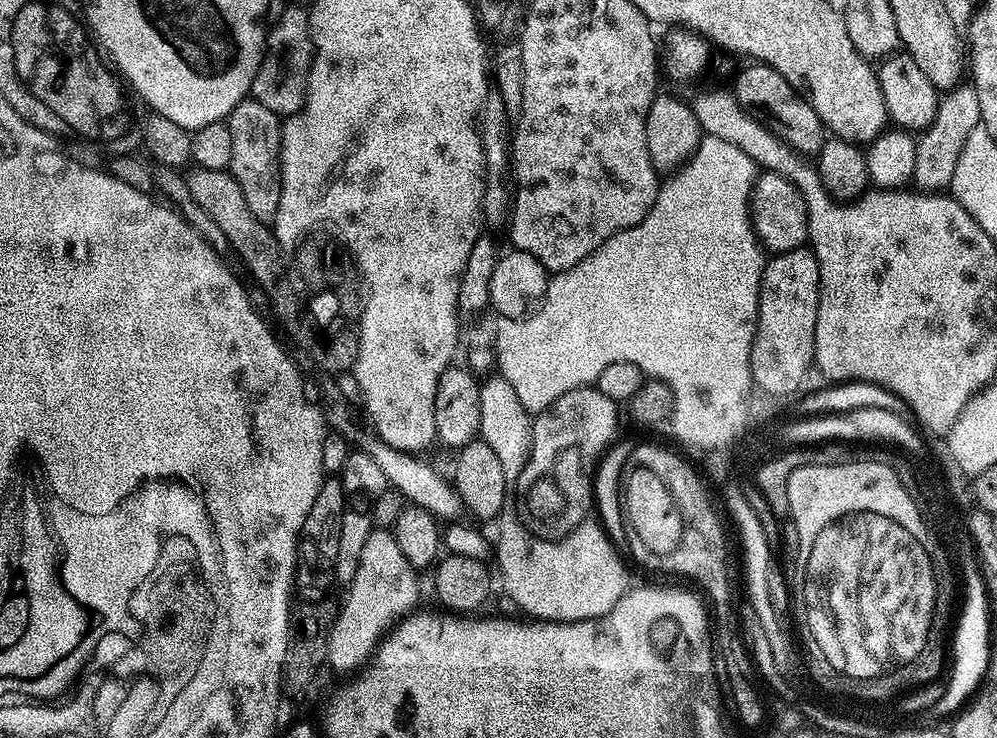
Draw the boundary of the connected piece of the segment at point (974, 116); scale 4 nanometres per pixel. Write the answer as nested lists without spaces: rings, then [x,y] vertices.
[[[957,86],[945,91],[940,98],[938,114],[934,114],[934,122],[916,140],[912,184],[928,194],[947,189],[954,178],[954,166],[958,166],[958,154],[962,154],[962,146],[966,146],[966,138],[970,138],[974,129],[979,127],[980,107],[976,89],[971,86]]]

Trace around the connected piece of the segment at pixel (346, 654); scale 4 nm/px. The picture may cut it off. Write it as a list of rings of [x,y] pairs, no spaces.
[[[372,530],[372,533],[367,533],[356,561],[358,570],[354,570],[354,578],[346,588],[348,601],[339,605],[338,615],[333,619],[332,628],[326,637],[327,663],[330,668],[332,664],[336,672],[348,672],[344,674],[355,673],[368,663],[386,631],[394,621],[417,607],[416,599],[420,596],[420,584],[416,581],[417,569],[402,554],[391,531]]]

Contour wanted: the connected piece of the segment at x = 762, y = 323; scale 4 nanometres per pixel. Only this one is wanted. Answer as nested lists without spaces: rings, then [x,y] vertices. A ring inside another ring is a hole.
[[[801,246],[773,255],[764,265],[756,337],[752,339],[752,383],[761,393],[788,396],[808,376],[816,359],[814,330],[818,322],[820,267],[811,247]]]

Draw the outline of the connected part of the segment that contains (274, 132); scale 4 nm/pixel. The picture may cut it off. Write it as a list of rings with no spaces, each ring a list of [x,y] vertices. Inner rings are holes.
[[[245,98],[241,100],[238,106],[234,106],[232,113],[226,117],[226,123],[232,140],[230,166],[227,171],[232,173],[238,186],[242,186],[242,194],[246,197],[246,206],[250,206],[254,218],[258,218],[258,222],[271,225],[278,214],[278,198],[282,198],[282,182],[280,181],[281,117],[274,115],[270,110],[266,110],[266,106],[262,106],[262,102]]]

